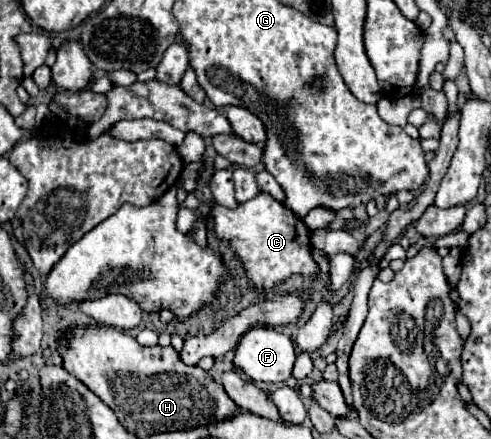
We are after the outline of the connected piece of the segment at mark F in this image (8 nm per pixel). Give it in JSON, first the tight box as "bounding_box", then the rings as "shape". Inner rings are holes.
{"bounding_box":[235,329,295,383],"shape":[[[249,329],[249,333],[243,335],[241,343],[235,349],[235,367],[243,369],[253,381],[263,383],[283,383],[291,377],[293,365],[295,365],[295,345],[291,337],[275,331],[275,329]]]}

